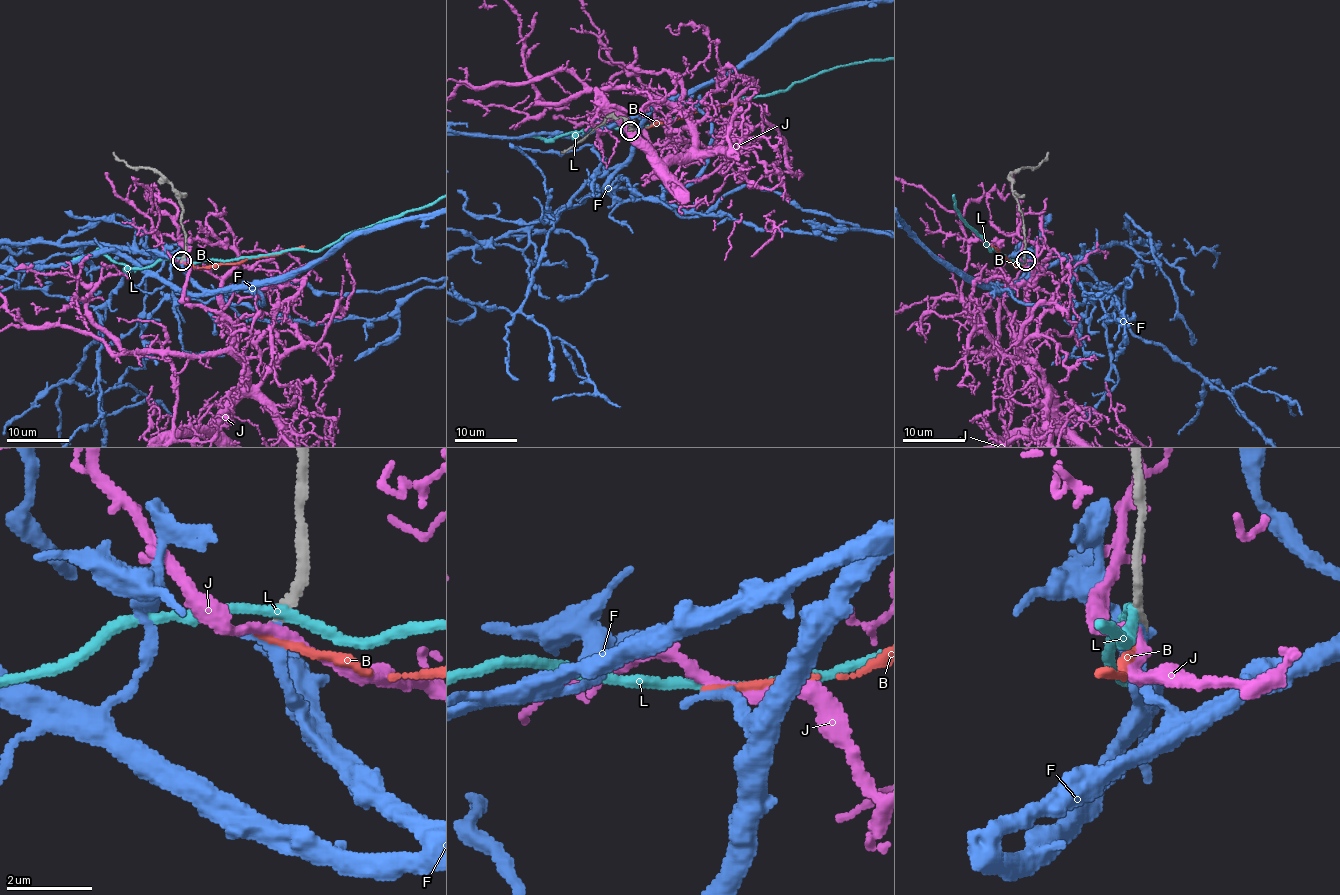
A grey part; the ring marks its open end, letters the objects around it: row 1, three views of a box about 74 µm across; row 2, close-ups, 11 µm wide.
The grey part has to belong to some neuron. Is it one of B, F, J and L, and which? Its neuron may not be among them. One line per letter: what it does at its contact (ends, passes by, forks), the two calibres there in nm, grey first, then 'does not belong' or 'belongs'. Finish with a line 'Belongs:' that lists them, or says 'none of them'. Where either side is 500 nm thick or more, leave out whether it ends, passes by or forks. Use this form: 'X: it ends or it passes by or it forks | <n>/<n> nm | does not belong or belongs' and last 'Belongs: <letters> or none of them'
B: it ends | 170/200 nm | does not belong
F: it ends | 200/280 nm | belongs
J: it passes by | 200/240 nm | does not belong
L: it passes by | 240/240 nm | does not belong
Belongs: F

